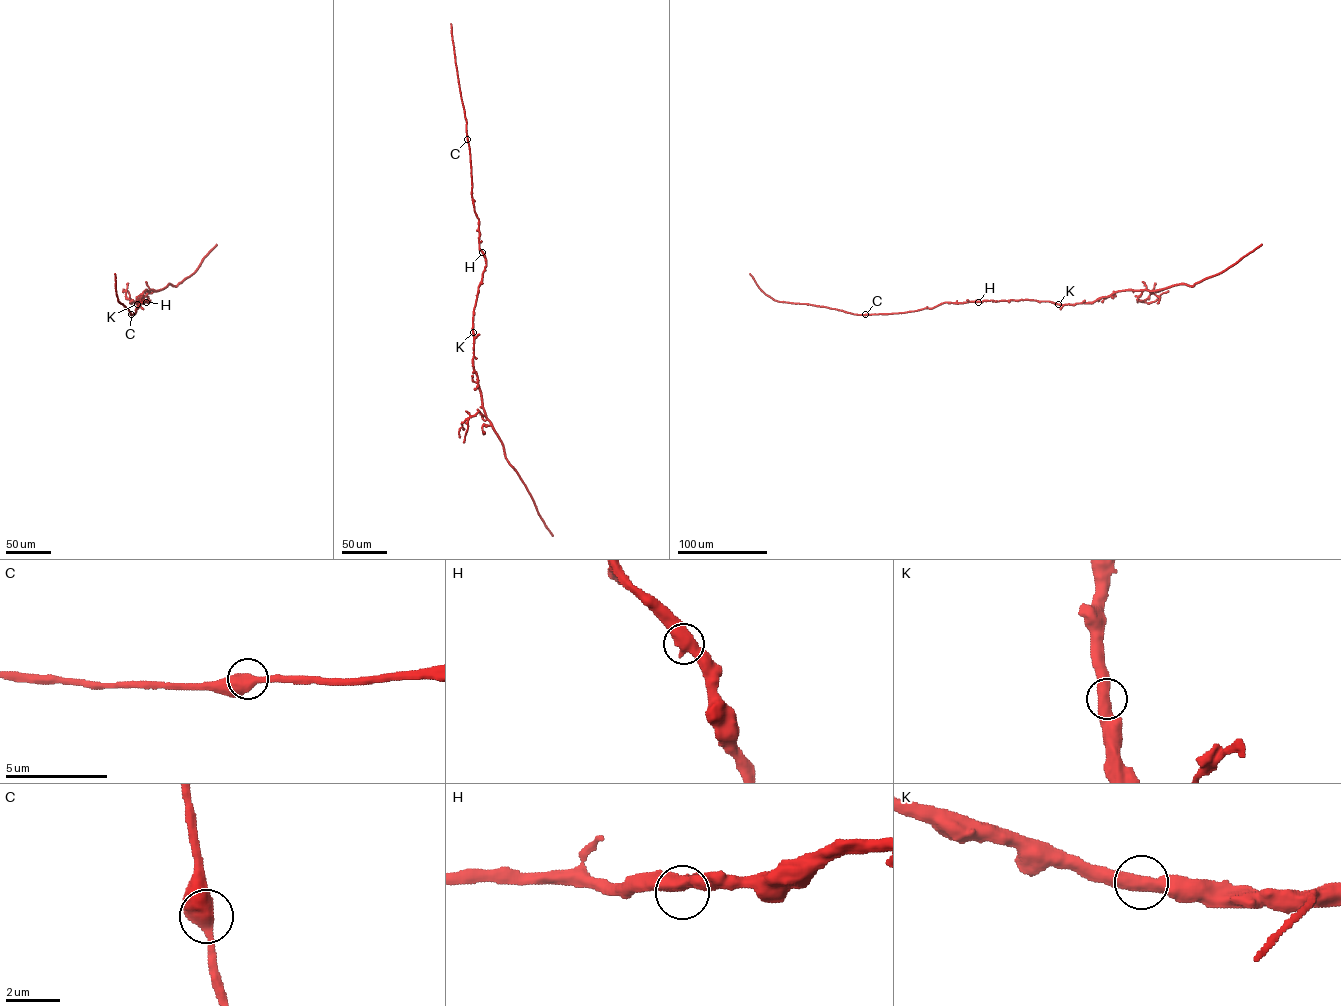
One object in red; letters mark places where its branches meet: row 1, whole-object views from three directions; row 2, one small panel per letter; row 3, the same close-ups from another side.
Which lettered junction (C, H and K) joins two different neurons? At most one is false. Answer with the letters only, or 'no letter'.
no letter

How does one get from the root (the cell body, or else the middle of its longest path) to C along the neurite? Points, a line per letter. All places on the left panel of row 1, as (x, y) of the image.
C: (142, 300), (150, 300), (141, 302), (131, 314)

